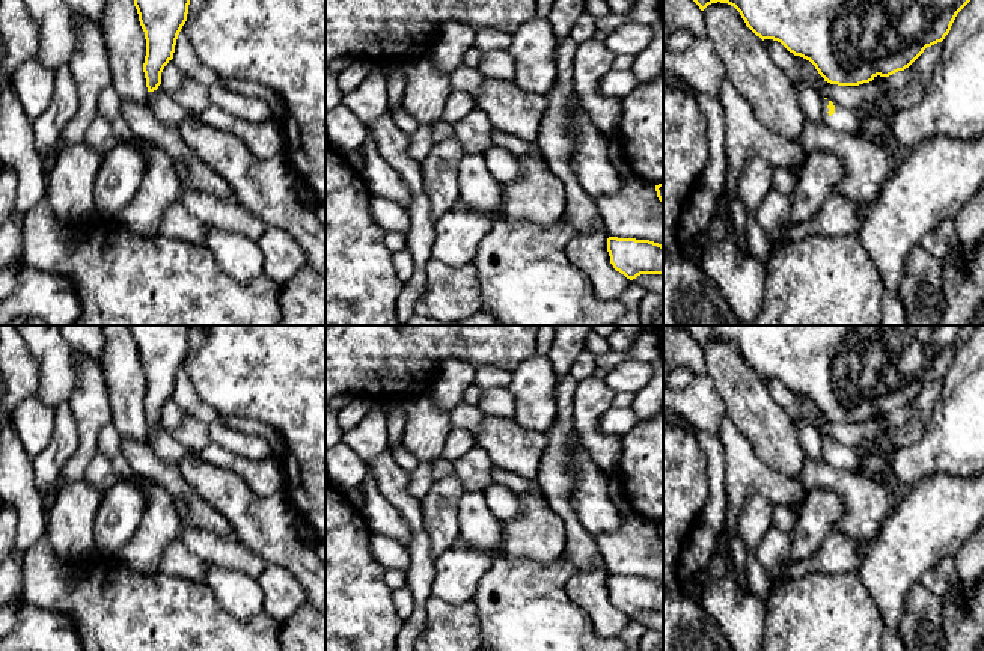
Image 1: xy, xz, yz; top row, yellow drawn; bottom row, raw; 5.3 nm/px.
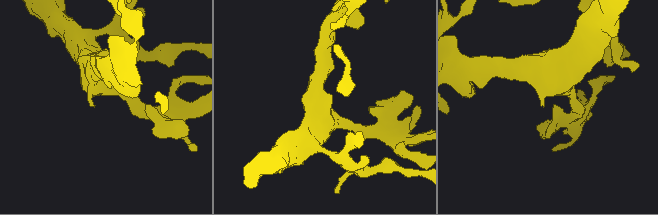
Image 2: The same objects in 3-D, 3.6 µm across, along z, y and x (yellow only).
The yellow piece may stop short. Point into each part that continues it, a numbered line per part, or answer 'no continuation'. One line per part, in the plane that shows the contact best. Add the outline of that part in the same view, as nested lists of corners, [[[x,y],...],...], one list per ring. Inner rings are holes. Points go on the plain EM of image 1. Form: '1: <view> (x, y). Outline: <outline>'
1: yz (847, 458). Outline: [[[823,436],[821,458],[836,469],[842,469],[842,470],[847,470],[851,473],[859,473],[859,452],[853,448],[848,448],[848,446],[833,440],[835,451],[830,454],[827,451],[829,449],[829,446],[827,446],[829,439],[830,437]]]

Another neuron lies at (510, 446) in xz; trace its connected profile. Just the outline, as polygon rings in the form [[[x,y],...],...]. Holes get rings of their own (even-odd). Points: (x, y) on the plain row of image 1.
[[[485,416],[475,440],[496,467],[536,481],[547,446],[544,432],[527,431],[515,419]]]

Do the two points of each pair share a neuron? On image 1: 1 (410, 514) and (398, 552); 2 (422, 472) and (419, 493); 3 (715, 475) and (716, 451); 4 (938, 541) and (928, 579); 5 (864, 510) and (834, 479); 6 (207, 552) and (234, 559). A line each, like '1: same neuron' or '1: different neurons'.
1: different neurons
2: same neuron
3: same neuron
4: different neurons
5: same neuron
6: same neuron

